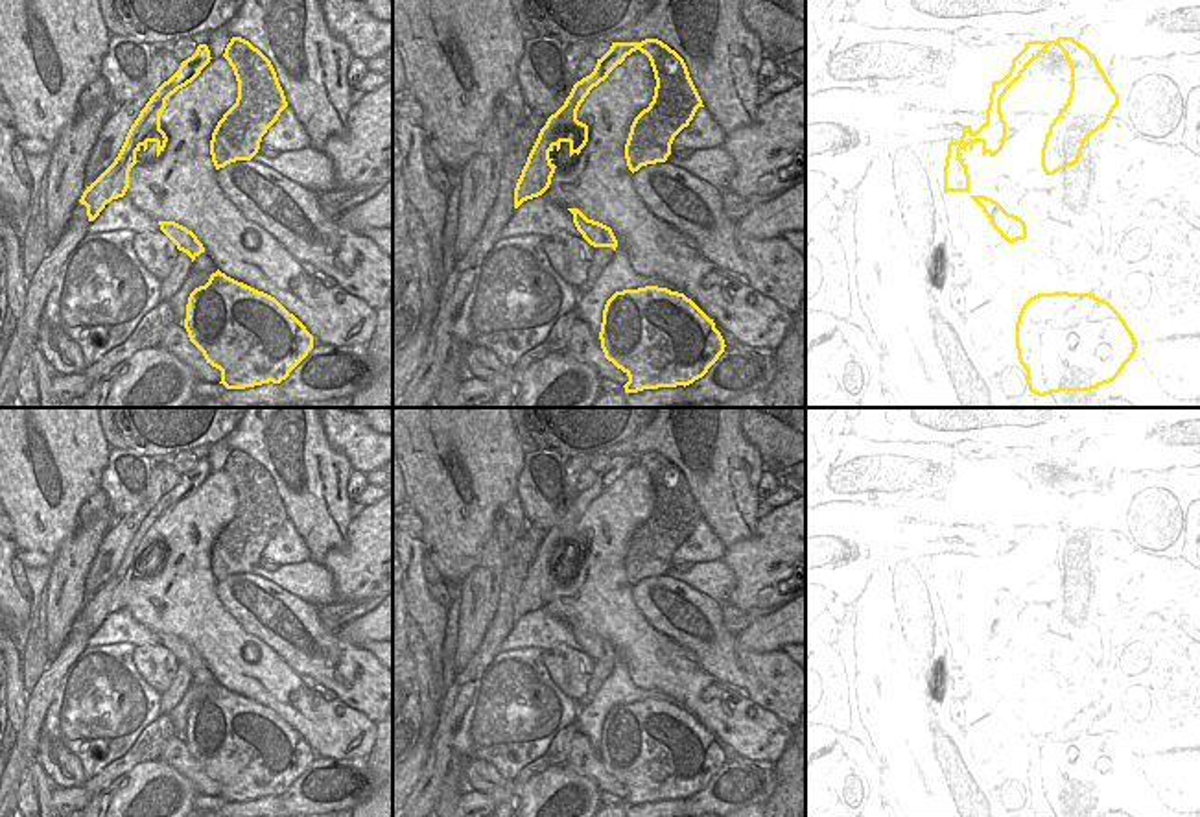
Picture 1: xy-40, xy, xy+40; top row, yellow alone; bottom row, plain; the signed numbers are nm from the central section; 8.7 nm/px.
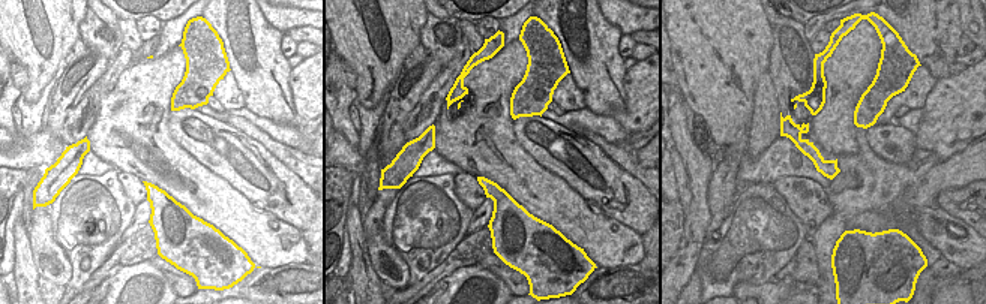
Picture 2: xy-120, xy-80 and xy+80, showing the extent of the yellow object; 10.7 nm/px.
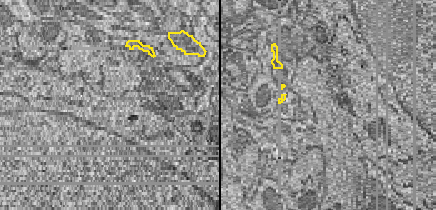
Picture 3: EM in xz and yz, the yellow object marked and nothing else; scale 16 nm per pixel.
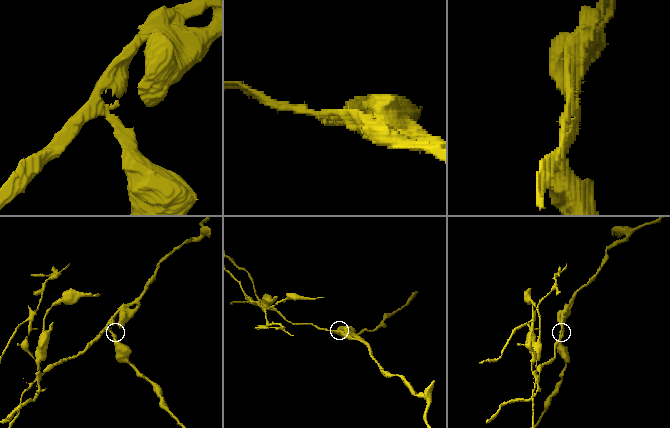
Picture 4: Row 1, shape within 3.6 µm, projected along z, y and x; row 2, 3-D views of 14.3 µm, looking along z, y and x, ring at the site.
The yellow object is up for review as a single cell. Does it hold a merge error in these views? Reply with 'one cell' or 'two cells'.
two cells

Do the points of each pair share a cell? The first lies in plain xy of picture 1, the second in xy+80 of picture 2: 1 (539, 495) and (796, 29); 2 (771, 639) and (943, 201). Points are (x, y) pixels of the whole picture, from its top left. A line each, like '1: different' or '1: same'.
1: same
2: different

